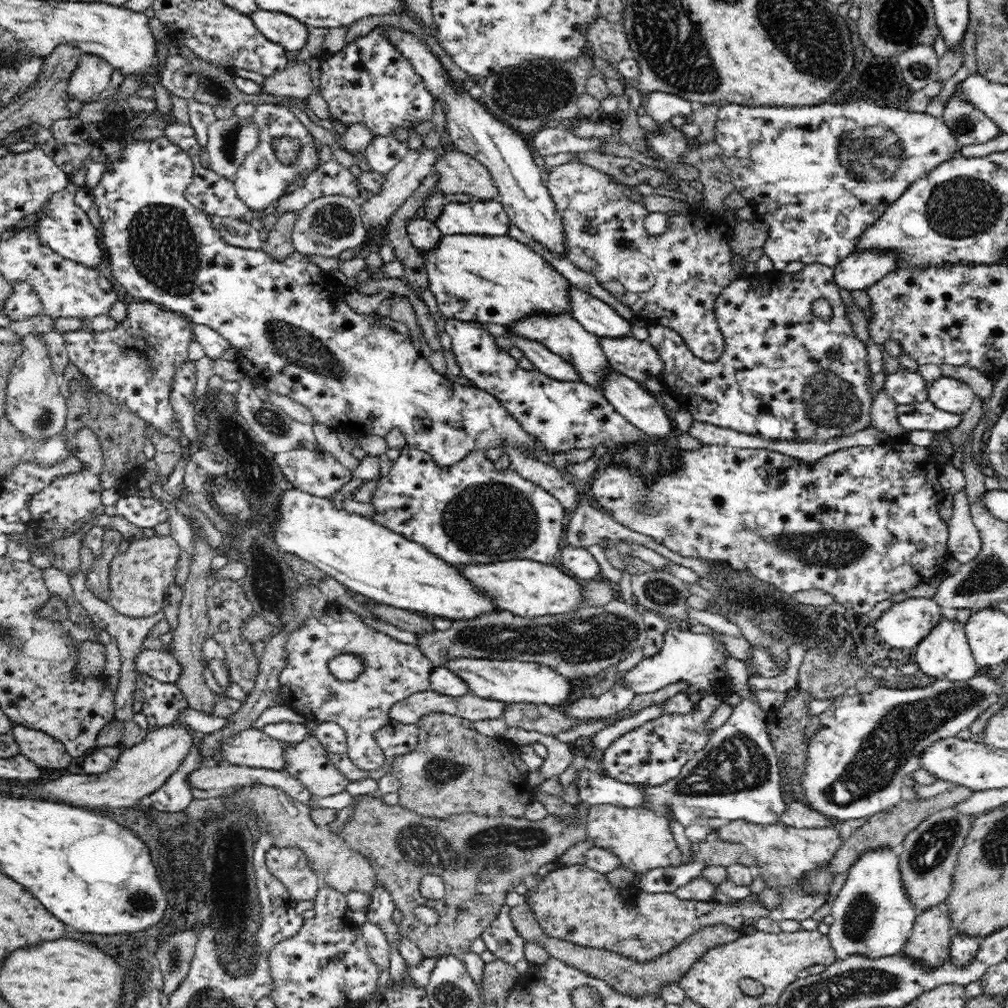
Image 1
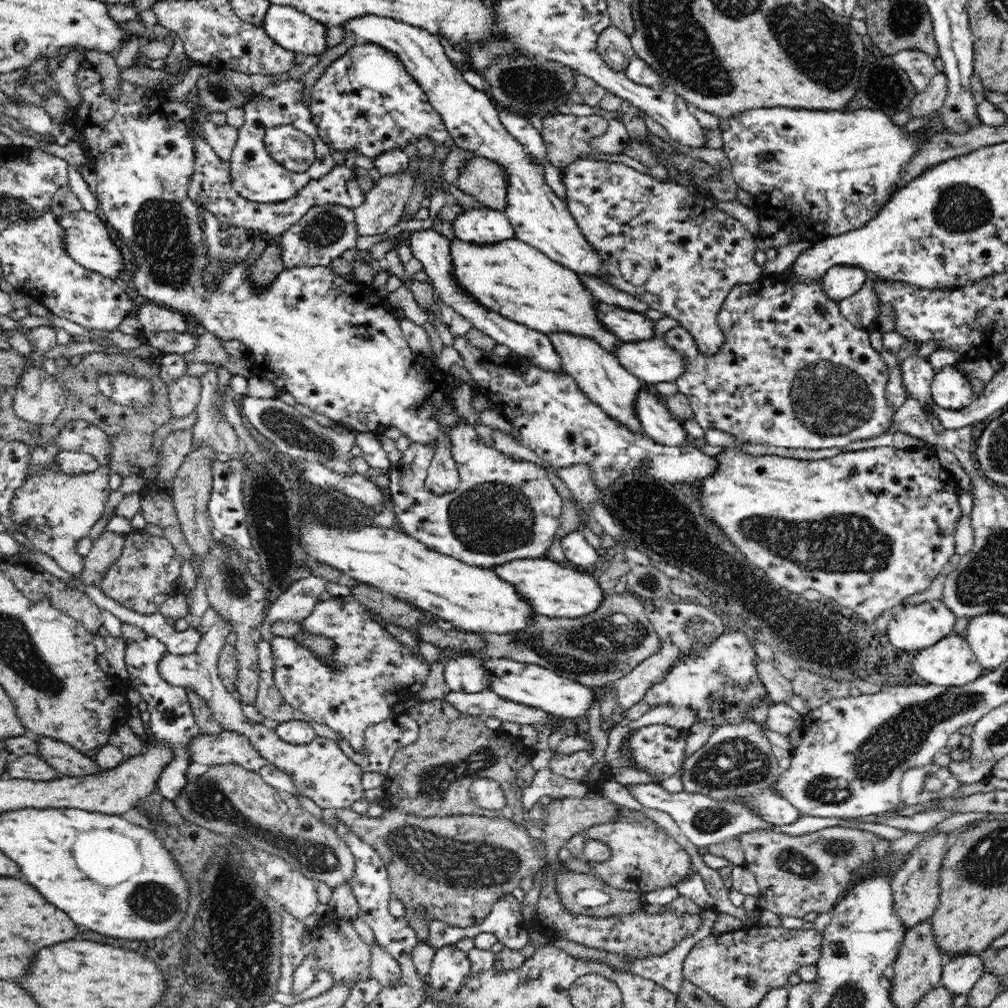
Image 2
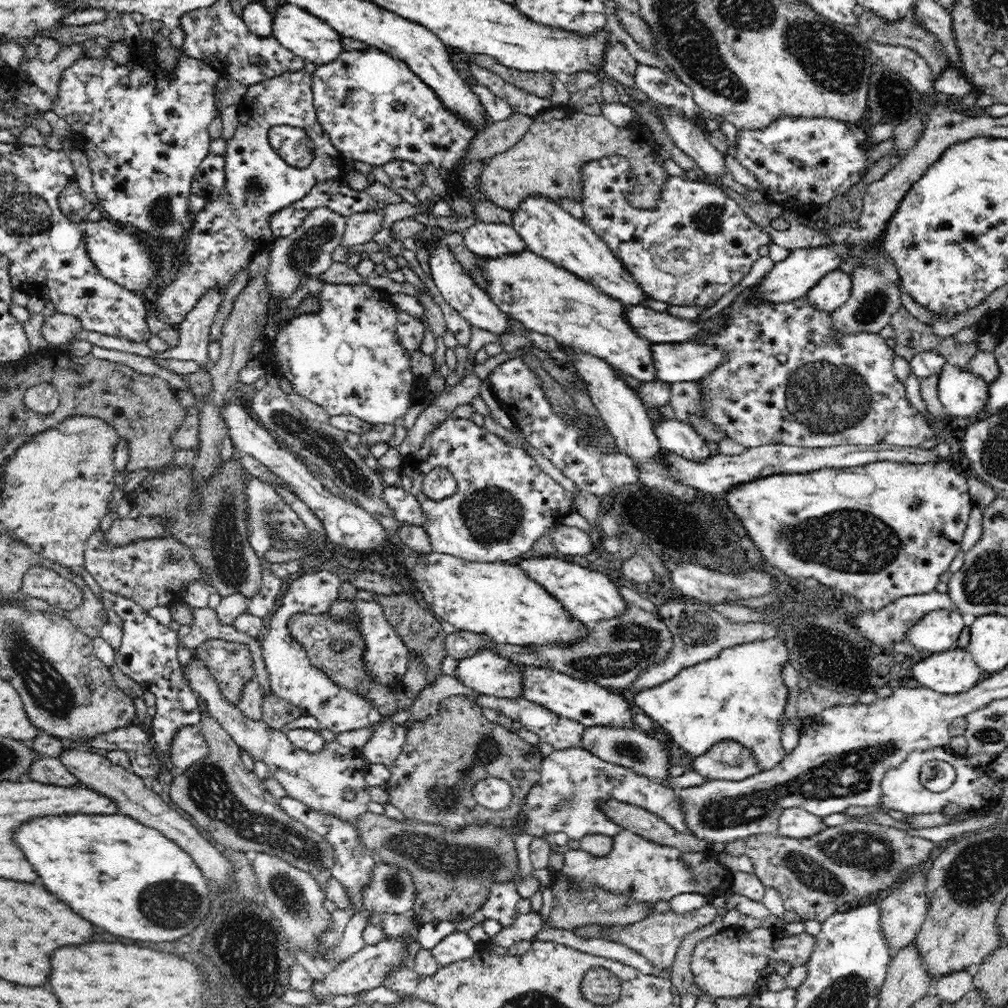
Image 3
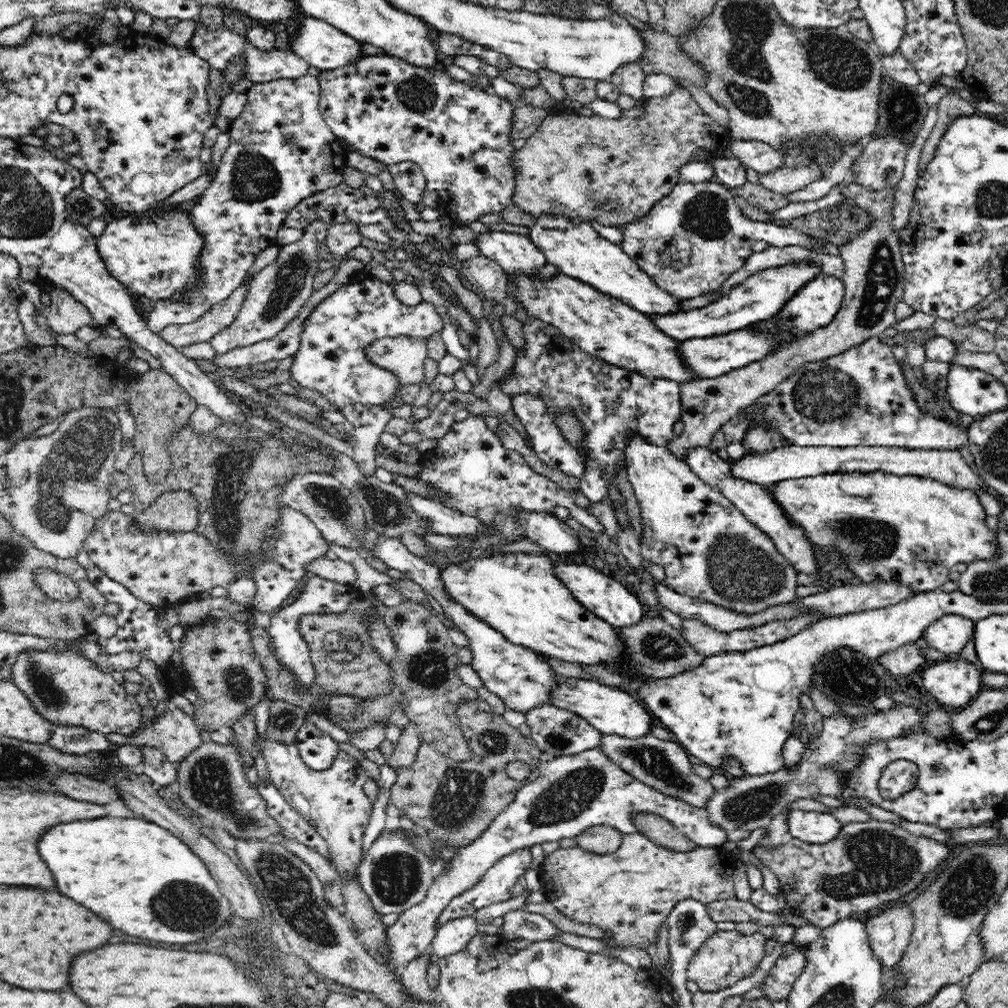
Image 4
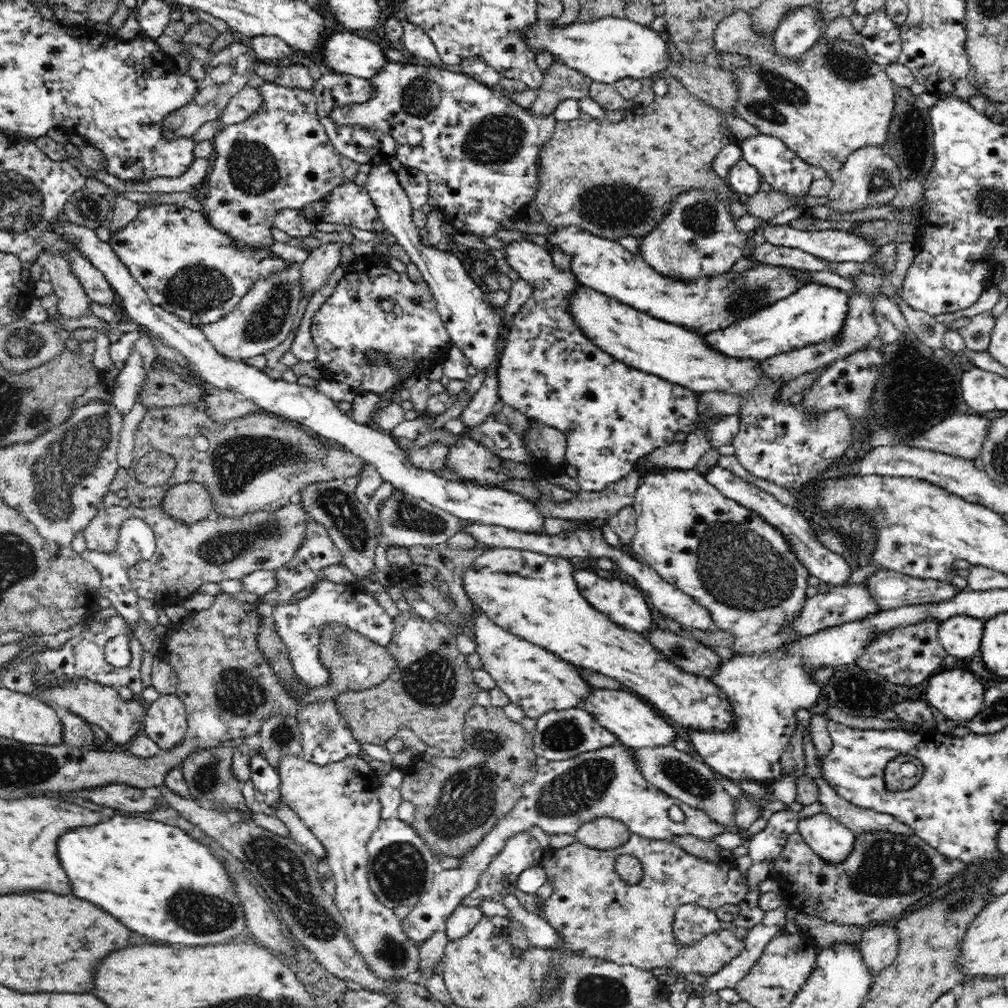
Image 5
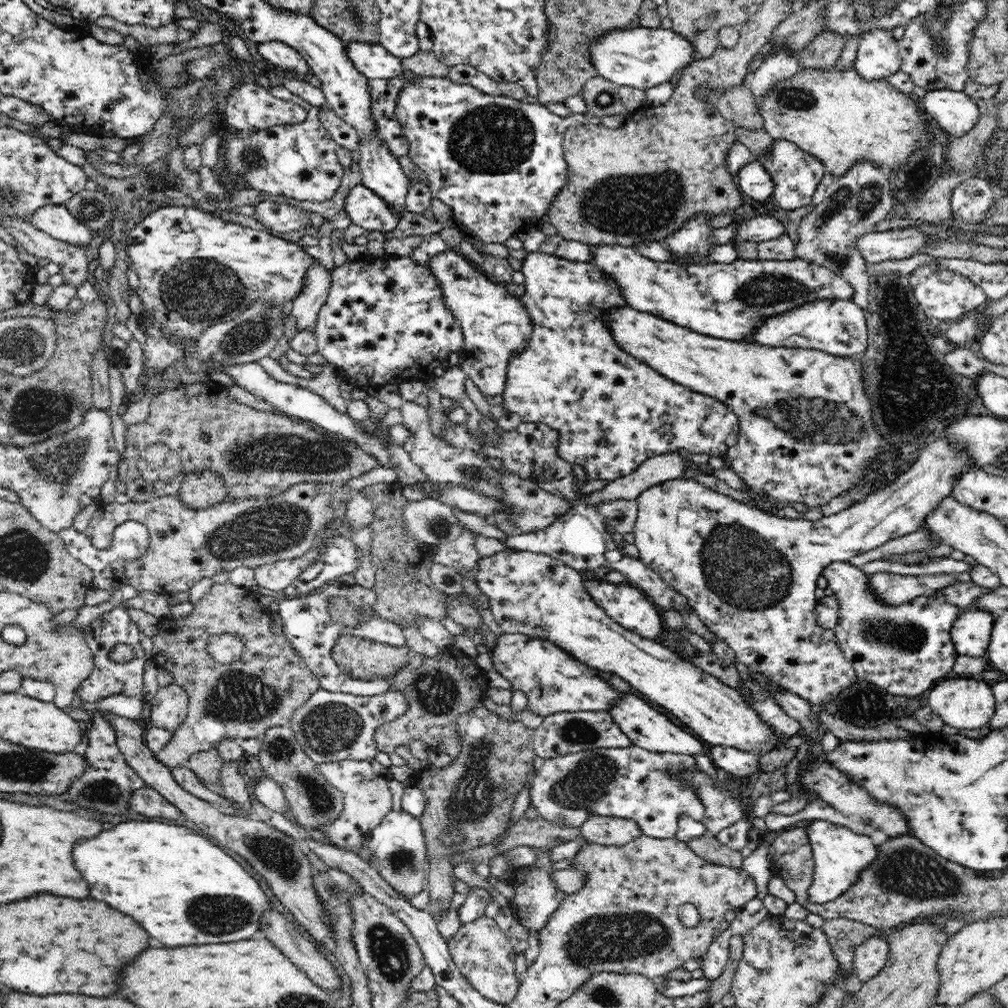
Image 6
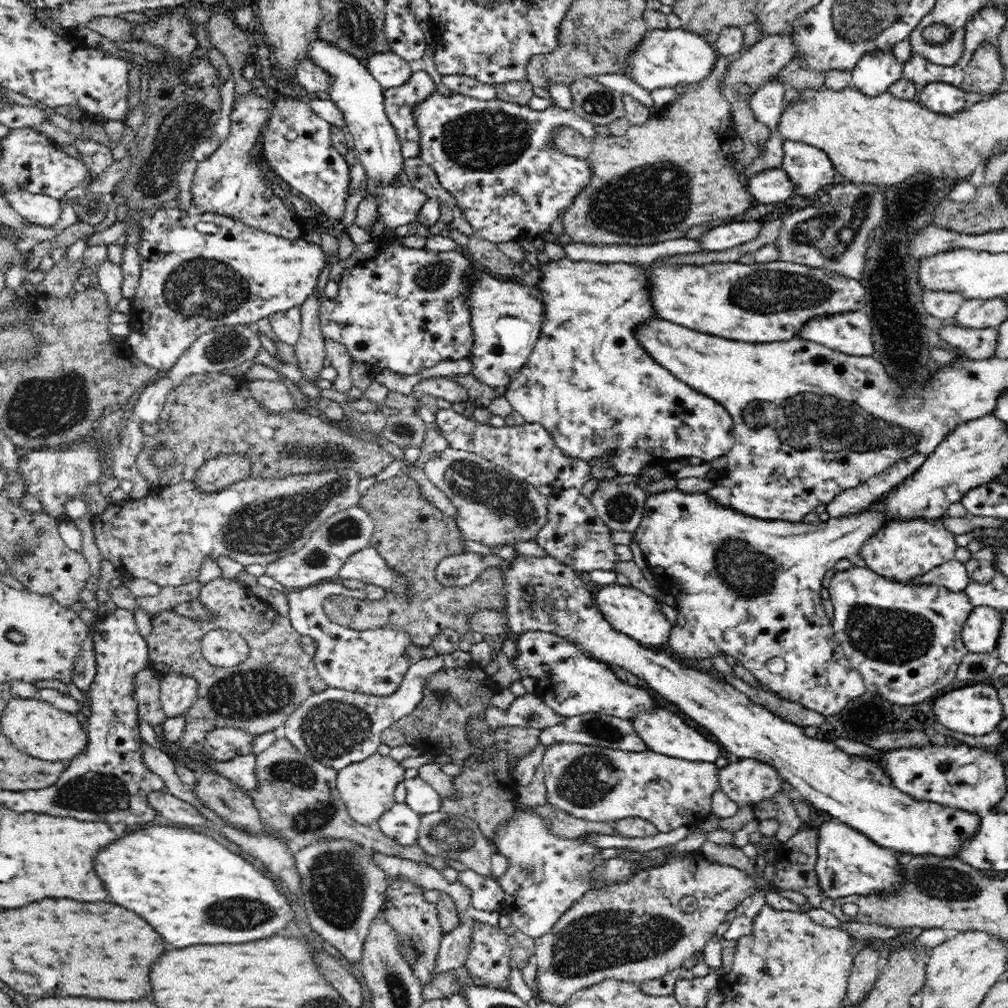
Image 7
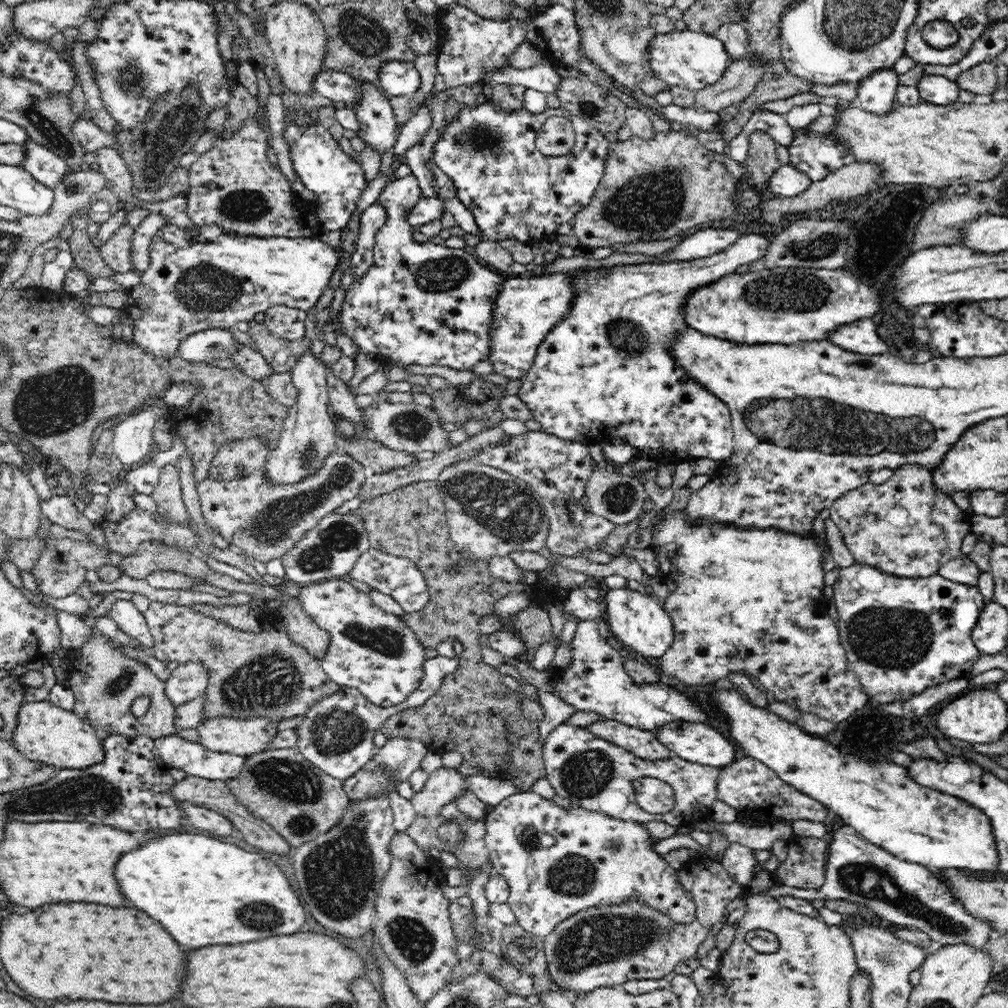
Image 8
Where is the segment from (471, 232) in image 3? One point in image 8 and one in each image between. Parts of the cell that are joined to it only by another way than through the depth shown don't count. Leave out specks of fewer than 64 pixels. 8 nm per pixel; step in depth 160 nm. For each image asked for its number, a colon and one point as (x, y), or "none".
4: (517, 254)
5: (612, 415)
6: (612, 412)
7: (588, 381)
8: (604, 374)

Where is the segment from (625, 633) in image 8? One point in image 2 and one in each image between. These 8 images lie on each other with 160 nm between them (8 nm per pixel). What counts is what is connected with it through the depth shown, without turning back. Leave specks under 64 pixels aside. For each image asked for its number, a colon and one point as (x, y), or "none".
2: (558, 590)
3: (589, 596)
4: (608, 599)
5: (619, 601)
6: (627, 605)
7: (632, 612)

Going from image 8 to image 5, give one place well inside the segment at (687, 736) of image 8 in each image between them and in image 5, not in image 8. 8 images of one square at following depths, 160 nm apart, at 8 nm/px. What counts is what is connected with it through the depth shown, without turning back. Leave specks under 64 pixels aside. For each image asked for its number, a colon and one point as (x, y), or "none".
5: (637, 725)
6: (647, 728)
7: (664, 732)

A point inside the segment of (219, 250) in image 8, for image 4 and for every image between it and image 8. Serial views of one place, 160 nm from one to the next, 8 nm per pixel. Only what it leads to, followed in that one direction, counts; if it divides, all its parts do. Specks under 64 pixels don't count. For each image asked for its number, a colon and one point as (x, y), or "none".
4: (155, 258)
5: (189, 268)
6: (195, 270)
7: (191, 283)

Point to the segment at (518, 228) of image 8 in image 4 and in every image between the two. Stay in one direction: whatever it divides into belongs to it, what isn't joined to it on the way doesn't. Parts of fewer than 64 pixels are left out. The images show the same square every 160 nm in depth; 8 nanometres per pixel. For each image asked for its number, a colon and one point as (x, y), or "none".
4: (461, 136)
5: (481, 152)
6: (498, 163)
7: (495, 157)

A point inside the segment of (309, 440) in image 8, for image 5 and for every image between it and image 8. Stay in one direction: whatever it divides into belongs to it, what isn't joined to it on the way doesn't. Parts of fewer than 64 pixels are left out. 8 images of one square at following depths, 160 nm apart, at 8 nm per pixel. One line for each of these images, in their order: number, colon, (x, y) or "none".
5: (316, 269)
6: (306, 306)
7: (310, 351)

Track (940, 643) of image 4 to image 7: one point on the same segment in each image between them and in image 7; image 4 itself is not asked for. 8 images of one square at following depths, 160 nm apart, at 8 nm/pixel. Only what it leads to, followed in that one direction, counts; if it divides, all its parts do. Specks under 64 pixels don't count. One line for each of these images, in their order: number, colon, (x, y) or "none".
5: (961, 636)
6: (971, 633)
7: (980, 634)

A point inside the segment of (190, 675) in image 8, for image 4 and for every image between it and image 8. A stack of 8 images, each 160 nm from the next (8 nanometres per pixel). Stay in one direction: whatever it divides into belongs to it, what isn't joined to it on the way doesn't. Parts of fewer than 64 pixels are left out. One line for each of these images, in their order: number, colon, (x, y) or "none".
4: (174, 733)
5: (165, 722)
6: (168, 710)
7: (177, 692)

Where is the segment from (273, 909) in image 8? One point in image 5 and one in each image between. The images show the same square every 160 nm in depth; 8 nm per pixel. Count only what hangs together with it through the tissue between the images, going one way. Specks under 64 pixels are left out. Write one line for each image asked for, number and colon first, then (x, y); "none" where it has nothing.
5: (152, 876)
6: (183, 889)
7: (195, 891)

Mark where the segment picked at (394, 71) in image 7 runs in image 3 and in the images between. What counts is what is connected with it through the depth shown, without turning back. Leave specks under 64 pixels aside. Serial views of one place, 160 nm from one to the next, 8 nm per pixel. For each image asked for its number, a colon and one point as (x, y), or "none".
3: (305, 35)
4: (321, 45)
5: (344, 53)
6: (371, 60)

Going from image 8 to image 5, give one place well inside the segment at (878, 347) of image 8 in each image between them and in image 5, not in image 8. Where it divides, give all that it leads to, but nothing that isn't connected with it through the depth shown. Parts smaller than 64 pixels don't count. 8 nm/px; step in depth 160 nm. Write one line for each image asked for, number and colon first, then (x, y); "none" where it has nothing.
5: (817, 314)
6: (839, 327)
7: (851, 333)

